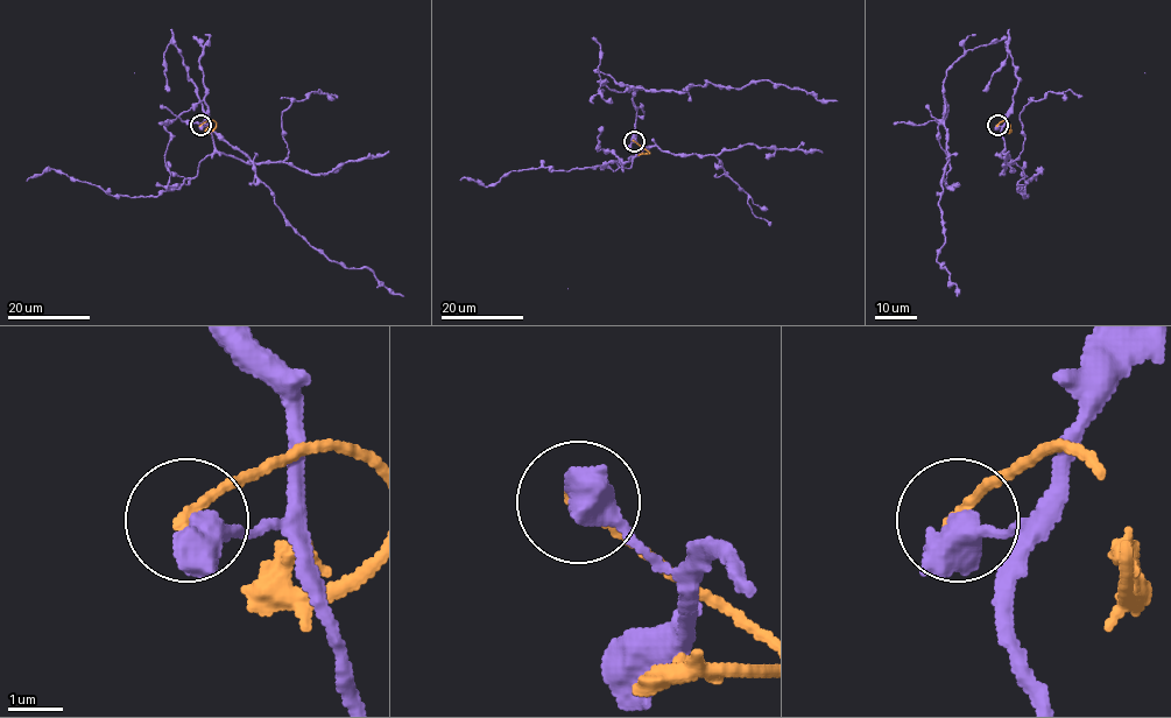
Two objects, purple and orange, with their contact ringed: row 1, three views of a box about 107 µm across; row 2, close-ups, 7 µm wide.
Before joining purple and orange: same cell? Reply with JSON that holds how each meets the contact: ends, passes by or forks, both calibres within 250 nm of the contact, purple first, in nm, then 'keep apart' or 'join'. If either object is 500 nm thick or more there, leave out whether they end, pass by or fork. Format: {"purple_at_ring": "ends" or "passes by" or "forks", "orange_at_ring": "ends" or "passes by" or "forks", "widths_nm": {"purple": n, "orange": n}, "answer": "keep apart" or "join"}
{"widths_nm": {"purple": 500, "orange": 200}, "answer": "keep apart"}

